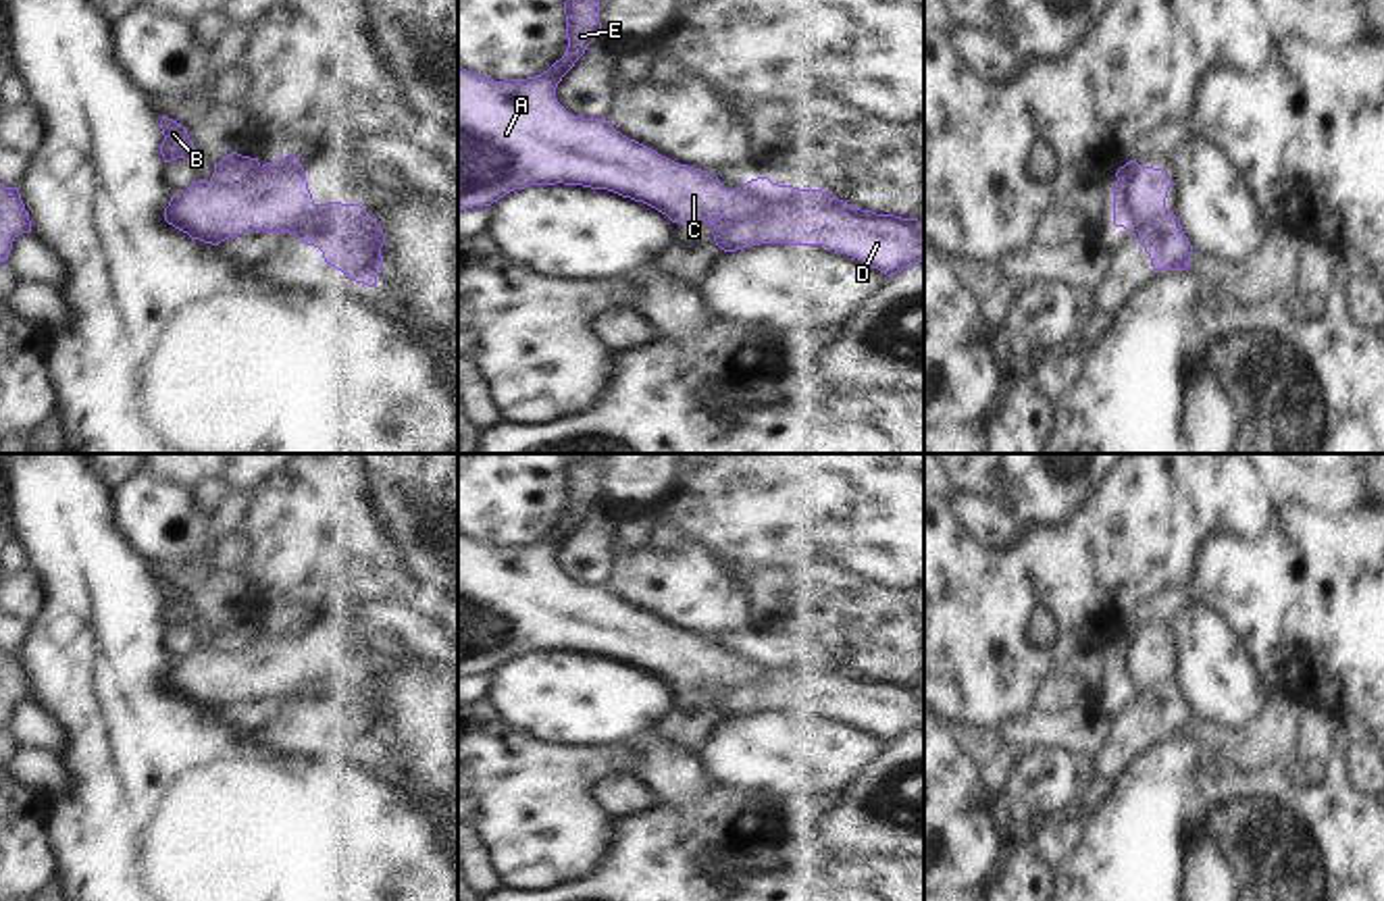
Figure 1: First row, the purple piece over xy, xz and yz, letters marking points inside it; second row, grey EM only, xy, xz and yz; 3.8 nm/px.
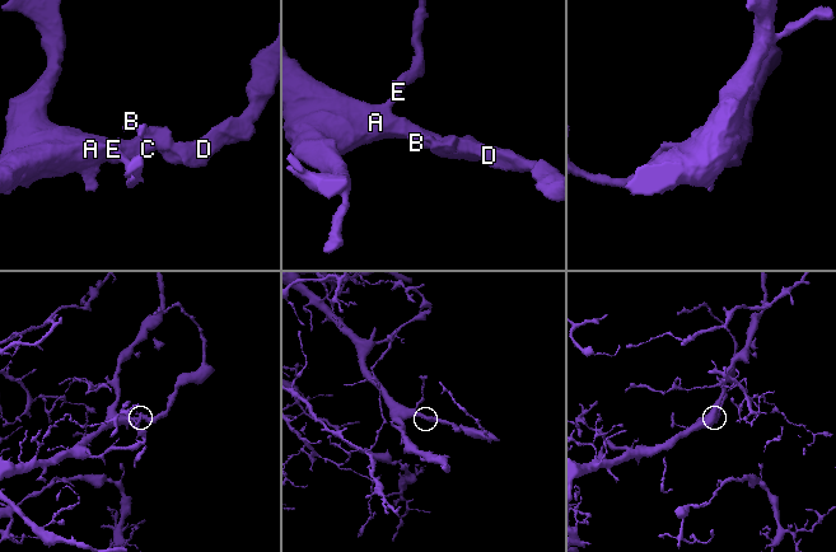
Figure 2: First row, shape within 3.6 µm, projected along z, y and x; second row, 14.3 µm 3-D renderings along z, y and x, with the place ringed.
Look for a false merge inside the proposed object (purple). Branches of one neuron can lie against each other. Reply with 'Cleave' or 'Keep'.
Cleave.

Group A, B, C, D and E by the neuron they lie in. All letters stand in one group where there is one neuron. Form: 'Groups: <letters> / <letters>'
Groups: A C E / B D.

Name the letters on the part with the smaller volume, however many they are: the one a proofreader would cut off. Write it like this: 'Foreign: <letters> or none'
Foreign: B, D.

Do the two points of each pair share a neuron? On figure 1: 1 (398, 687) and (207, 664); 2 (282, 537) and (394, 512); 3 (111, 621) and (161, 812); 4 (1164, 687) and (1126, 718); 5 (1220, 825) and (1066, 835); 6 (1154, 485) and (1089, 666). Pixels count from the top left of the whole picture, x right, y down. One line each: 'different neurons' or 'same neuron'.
1: different neurons
2: different neurons
3: same neuron
4: same neuron
5: different neurons
6: different neurons

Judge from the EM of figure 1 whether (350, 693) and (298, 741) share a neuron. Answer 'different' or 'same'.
same

